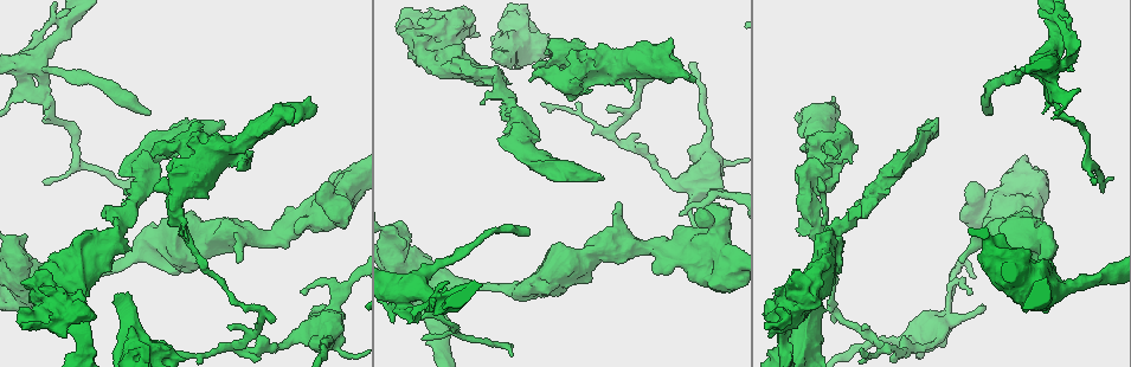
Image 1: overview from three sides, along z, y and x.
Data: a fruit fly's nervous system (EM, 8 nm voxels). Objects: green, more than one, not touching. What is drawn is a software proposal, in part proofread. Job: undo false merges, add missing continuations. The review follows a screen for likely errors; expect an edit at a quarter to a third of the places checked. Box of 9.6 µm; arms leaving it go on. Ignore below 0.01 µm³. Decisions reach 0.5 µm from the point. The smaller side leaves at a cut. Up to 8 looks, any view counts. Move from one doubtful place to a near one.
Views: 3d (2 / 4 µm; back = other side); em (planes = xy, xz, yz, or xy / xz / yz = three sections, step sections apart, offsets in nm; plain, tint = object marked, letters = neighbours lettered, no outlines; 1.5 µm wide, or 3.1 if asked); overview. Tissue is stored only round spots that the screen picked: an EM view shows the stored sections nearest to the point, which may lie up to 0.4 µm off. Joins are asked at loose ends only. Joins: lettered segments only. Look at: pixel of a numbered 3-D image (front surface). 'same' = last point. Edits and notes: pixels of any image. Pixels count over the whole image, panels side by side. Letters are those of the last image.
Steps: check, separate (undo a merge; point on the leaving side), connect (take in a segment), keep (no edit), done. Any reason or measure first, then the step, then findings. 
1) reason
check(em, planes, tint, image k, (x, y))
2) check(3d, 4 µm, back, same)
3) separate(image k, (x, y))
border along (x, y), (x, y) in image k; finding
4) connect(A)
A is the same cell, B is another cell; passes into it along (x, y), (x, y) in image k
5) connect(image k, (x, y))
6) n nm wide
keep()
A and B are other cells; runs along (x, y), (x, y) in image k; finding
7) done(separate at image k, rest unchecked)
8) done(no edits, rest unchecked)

free end
check(em, xz, step 4, tint, image 1, (850, 163))

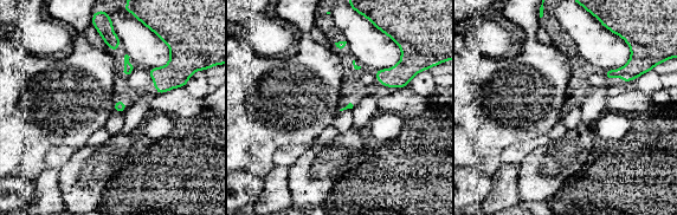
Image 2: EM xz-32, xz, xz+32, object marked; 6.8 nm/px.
another direction
check(em, xy, step 4, letters, same)

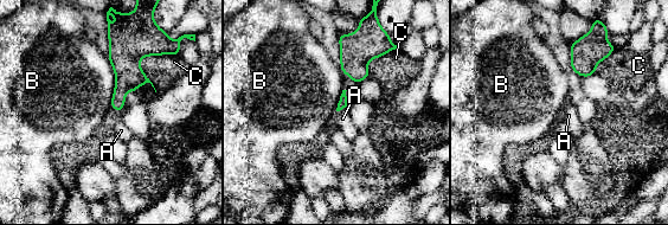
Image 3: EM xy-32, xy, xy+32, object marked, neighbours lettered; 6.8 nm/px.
keep()
A, B and C are other cells; border along (108, 59), (114, 71), (110, 105) in image 3; no lettered segment goes on from it

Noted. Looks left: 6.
free end
check(em, planes, plain, image 1, (695, 79))

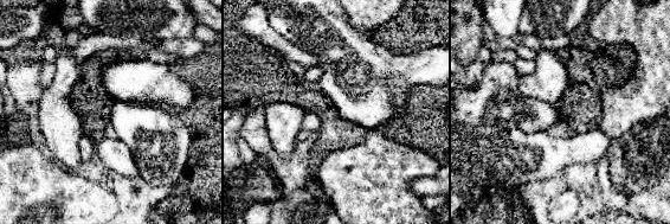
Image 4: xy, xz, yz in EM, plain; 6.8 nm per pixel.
what lies round it
check(em, planes, letters, same)

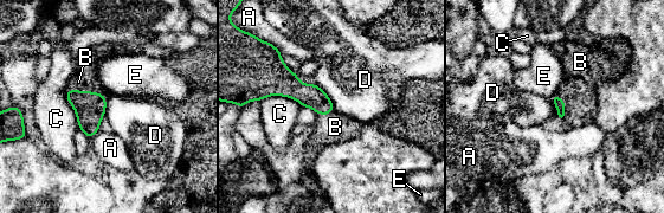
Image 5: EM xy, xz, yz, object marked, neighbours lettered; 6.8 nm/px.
connect(B)
B is the same cell, A, C, D and E are other cells; passes into it along (90, 107), (88, 91), (78, 82) in image 5; it goes on there

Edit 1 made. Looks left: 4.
stops while still wide
check(em, planes, letters, image 1, (345, 229))

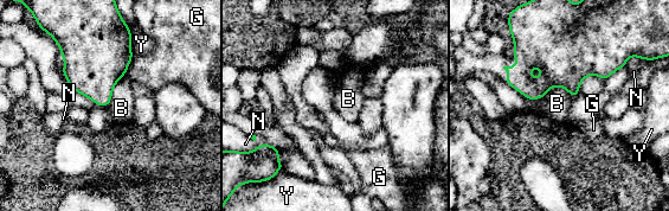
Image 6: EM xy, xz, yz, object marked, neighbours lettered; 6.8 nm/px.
keep()
B, G, N and Y are other cells; border along (574, 97), (553, 85), (528, 101) in image 6; none of them fits

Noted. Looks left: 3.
done(connect at image 5, rest unchecked)

